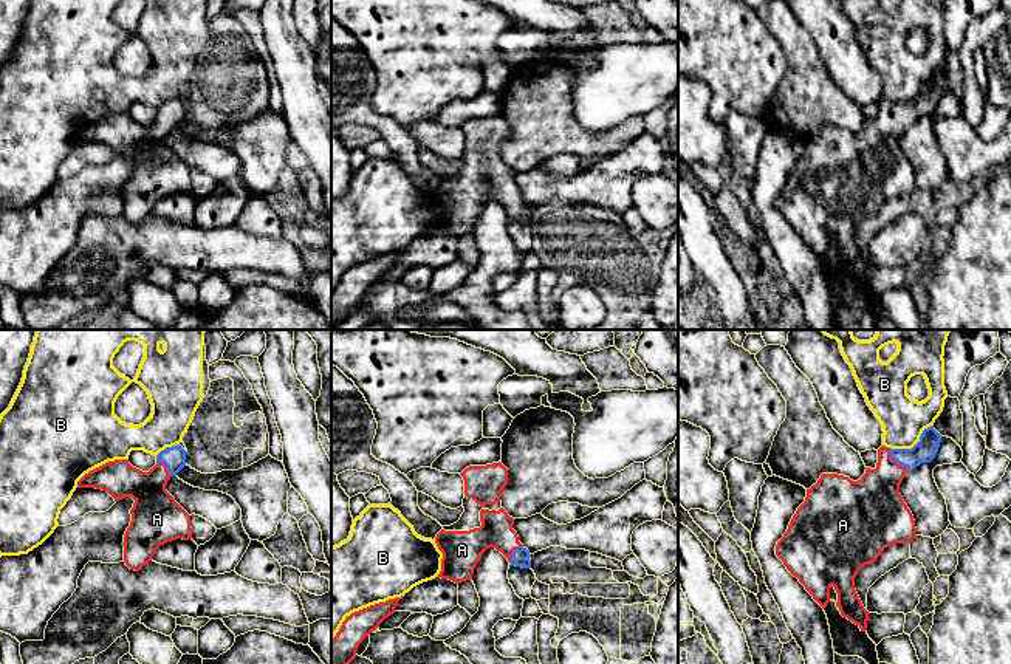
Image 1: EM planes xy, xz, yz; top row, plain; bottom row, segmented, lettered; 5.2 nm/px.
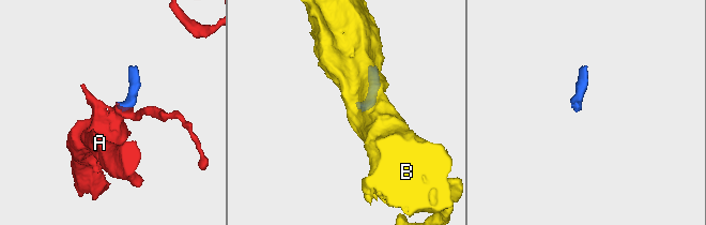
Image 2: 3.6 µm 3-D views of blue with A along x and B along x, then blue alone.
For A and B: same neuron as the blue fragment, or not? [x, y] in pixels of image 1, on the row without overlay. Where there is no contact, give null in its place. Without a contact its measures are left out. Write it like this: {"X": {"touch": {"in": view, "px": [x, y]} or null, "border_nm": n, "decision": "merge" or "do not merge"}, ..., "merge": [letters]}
{"A": {"touch": {"in": "yz", "px": [895, 113]}, "border_nm": 170, "decision": "merge"}, "B": {"touch": {"in": "yz", "px": [914, 99]}, "border_nm": 260, "decision": "do not merge"}, "merge": ["A"]}

